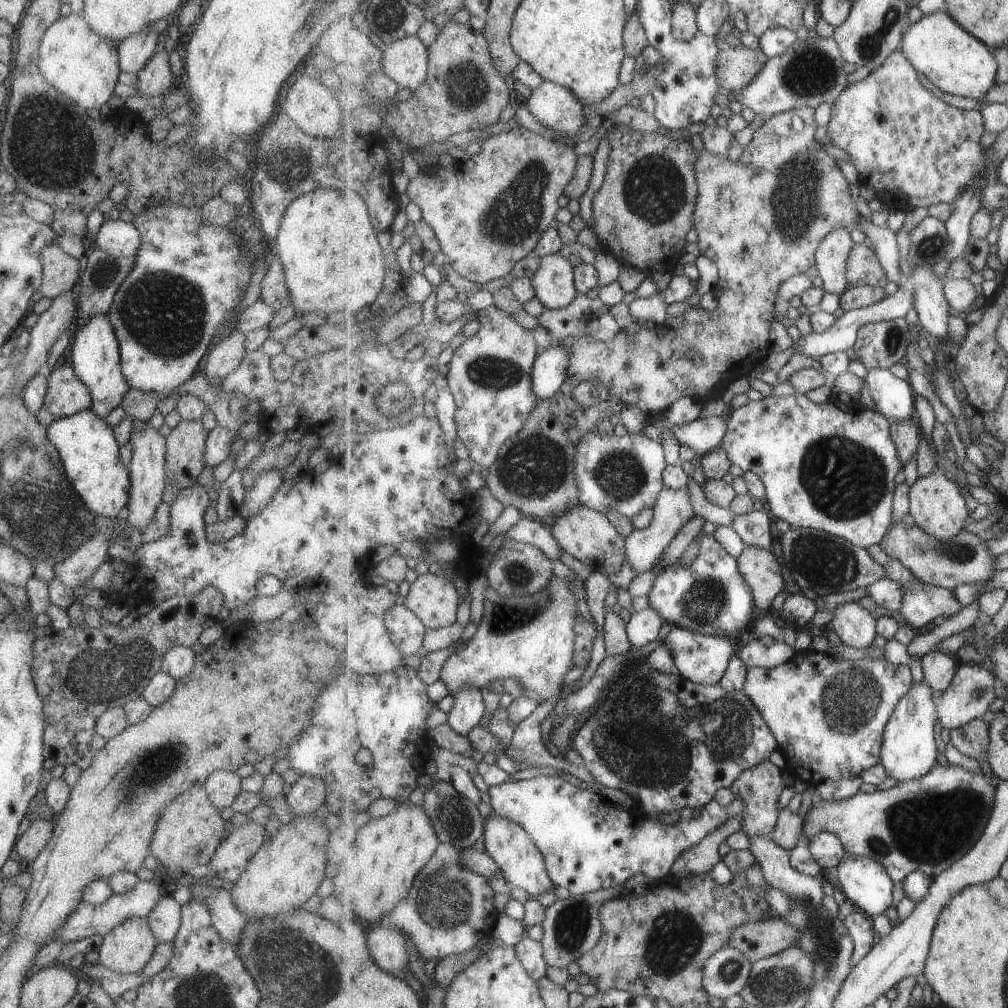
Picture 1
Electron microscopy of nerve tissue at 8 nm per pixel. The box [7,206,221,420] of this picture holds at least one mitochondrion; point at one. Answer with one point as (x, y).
(165, 313)

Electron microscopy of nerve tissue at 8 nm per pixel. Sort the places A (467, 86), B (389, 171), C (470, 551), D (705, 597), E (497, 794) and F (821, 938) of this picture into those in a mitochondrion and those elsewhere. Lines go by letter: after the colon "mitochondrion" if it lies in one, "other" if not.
A: mitochondrion
B: other
C: other
D: mitochondrion
E: other
F: mitochondrion

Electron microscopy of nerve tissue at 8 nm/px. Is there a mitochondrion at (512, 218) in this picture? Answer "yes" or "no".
yes

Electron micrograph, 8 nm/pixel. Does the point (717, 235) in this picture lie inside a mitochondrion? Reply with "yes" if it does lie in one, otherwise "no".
no

